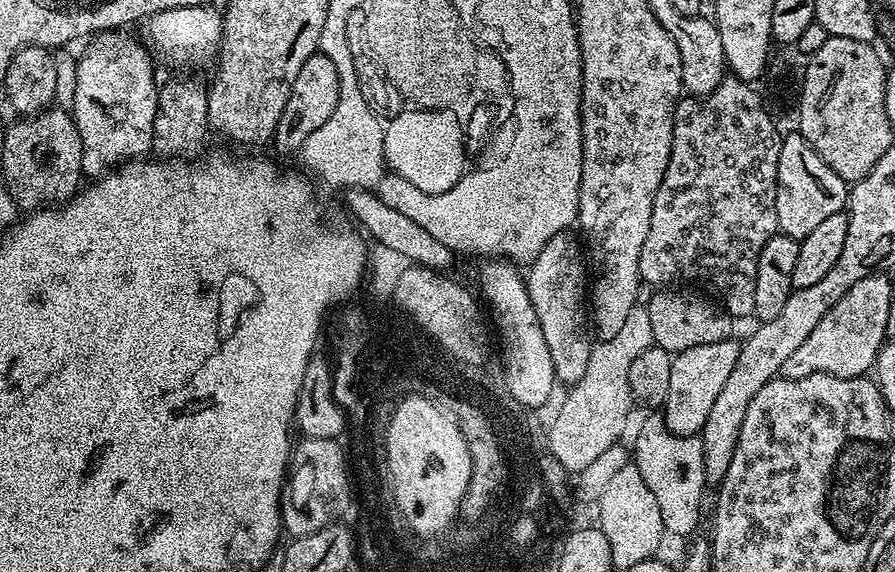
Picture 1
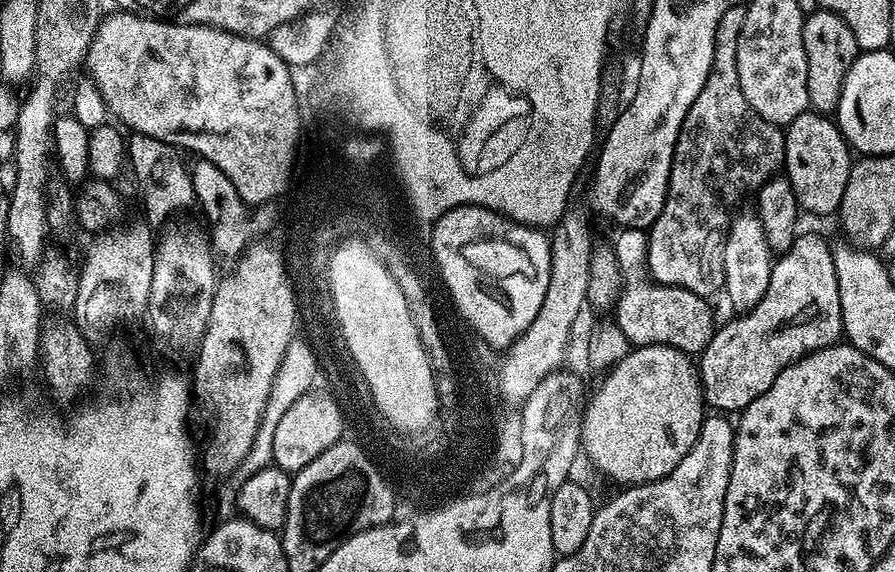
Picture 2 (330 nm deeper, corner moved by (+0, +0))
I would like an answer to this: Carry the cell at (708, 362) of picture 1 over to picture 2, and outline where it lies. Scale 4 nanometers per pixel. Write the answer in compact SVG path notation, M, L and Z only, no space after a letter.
M661 344L633 347L625 356L603 373L604 381L596 393L587 397L582 408L580 438L582 452L604 476L617 480L620 486L648 484L668 476L690 454L706 415L704 390L693 357L677 348Z

